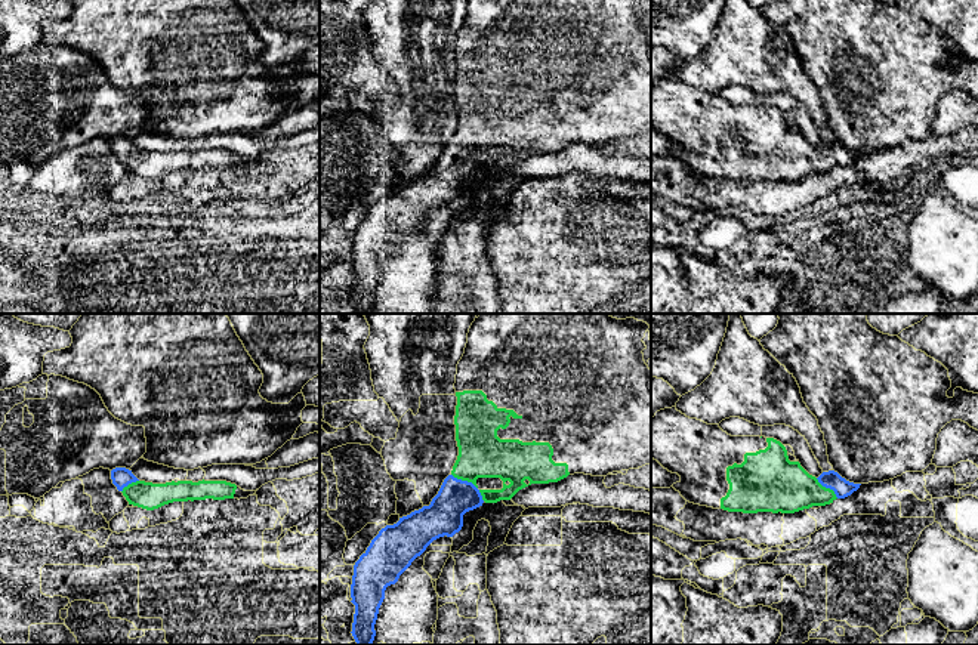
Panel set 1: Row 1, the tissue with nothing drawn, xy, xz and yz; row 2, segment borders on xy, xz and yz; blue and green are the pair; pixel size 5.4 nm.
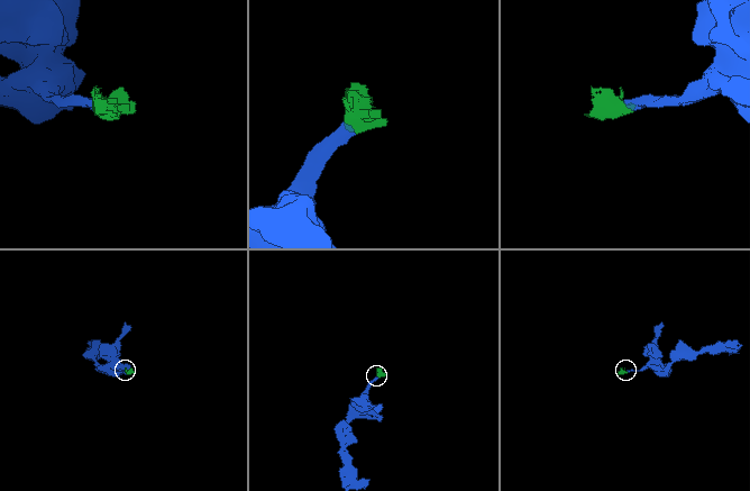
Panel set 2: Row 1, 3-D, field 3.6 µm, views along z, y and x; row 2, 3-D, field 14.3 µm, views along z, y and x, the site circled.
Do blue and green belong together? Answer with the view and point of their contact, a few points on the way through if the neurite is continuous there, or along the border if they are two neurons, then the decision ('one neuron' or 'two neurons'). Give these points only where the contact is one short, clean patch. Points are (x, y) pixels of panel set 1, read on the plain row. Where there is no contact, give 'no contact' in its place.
xz (471, 151) | across xz (444, 185), (450, 172), (471, 151), (471, 133), (481, 122) | one neuron

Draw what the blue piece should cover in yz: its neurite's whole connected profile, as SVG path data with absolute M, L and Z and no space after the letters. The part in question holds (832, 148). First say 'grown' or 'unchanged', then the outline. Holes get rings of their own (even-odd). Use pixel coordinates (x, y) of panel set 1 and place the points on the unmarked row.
grown; M676 75L660 78L651 87L651 126L681 145L672 155L687 170L728 180L795 182L845 167L861 154L846 149L834 139L815 146L799 130L789 129L780 109L765 105L731 105L719 93L689 87Z

